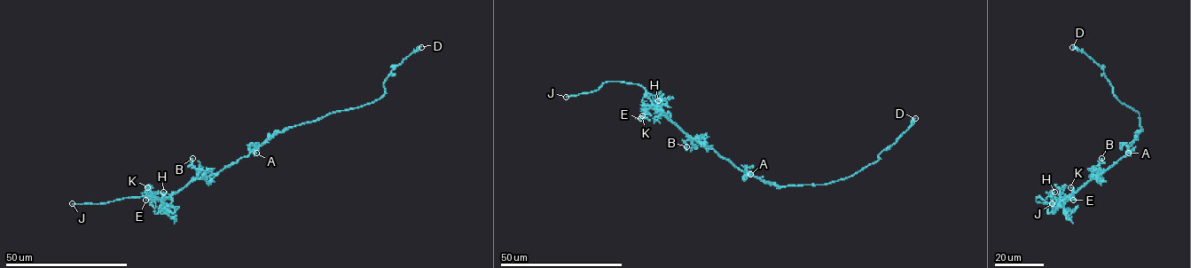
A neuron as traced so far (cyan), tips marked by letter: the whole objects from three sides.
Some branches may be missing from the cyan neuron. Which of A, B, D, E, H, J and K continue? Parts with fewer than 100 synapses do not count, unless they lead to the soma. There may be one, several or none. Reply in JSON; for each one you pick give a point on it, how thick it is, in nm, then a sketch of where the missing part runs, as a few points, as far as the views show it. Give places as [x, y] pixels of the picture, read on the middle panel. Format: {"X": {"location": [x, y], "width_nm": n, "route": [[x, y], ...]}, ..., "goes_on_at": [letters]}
{"J": {"location": [566, 97], "width_nm": 190, "route": [[566, 97], [546, 111]]}, "goes_on_at": ["J"]}

